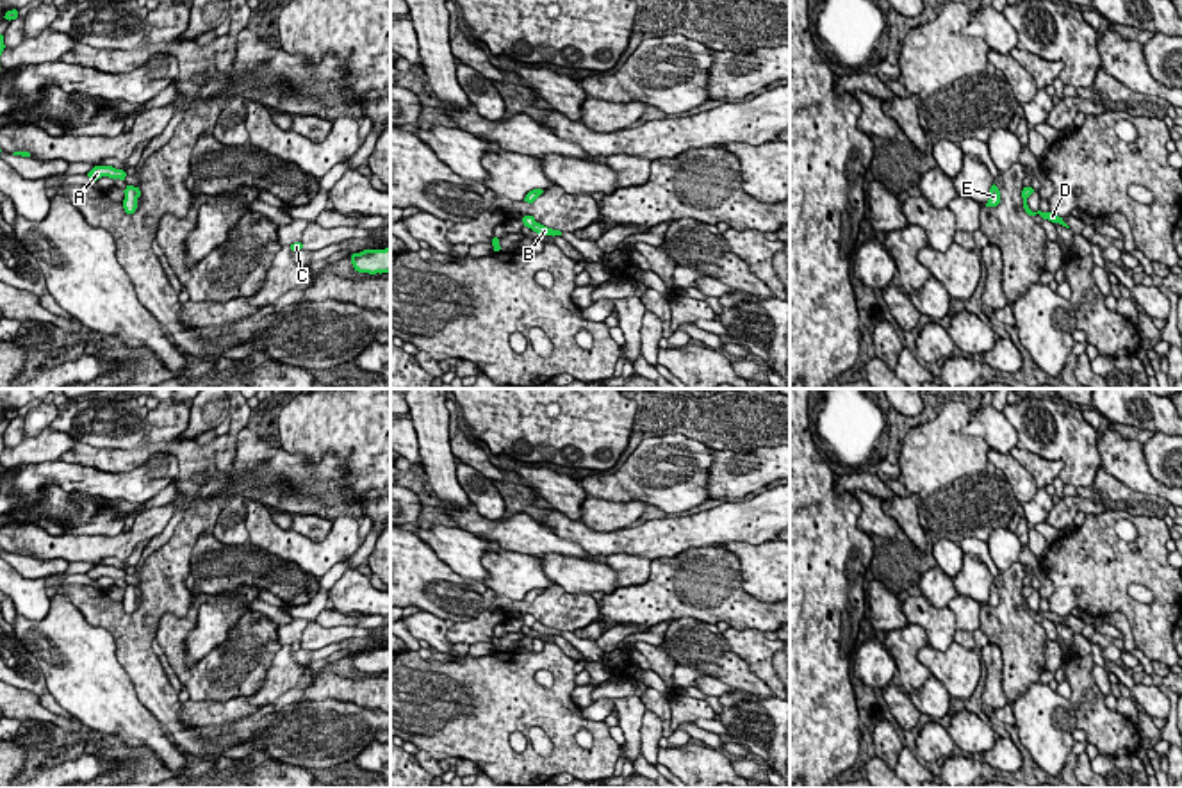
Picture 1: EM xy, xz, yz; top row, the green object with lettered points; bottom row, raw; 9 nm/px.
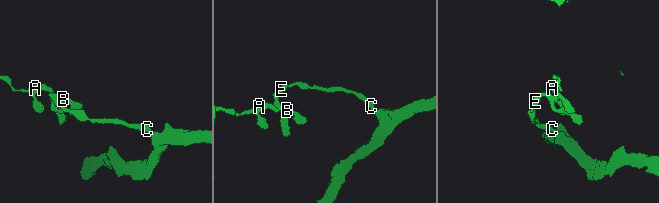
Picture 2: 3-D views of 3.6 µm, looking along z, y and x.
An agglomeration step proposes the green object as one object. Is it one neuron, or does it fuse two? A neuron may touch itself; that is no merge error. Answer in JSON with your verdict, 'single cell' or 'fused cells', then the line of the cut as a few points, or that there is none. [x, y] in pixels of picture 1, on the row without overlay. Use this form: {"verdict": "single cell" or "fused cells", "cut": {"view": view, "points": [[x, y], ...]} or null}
{"verdict": "fused cells", "cut": {"view": "xy", "points": [[132, 587], [136, 598]]}}

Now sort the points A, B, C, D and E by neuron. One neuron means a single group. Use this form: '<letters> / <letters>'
A B / C D E

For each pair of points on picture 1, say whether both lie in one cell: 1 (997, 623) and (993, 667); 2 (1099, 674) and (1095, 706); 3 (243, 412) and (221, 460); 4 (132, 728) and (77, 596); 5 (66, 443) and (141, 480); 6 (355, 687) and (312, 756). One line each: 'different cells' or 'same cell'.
1: different cells
2: different cells
3: same cell
4: different cells
5: different cells
6: different cells

